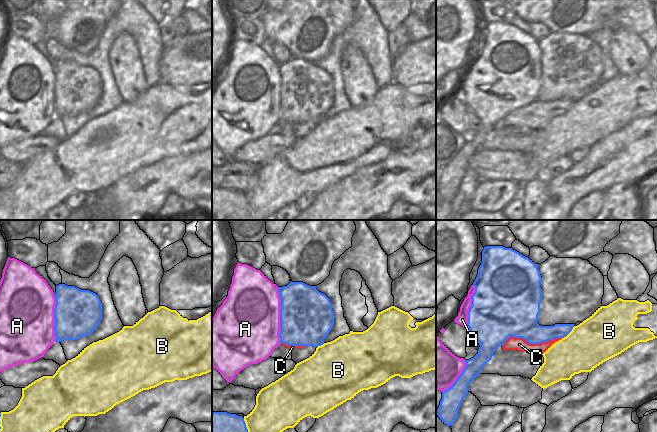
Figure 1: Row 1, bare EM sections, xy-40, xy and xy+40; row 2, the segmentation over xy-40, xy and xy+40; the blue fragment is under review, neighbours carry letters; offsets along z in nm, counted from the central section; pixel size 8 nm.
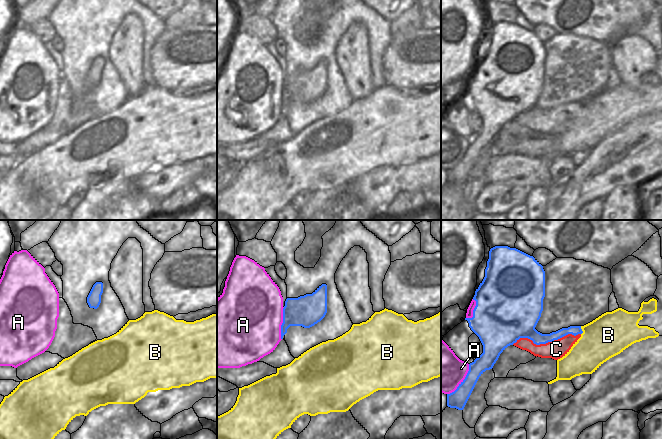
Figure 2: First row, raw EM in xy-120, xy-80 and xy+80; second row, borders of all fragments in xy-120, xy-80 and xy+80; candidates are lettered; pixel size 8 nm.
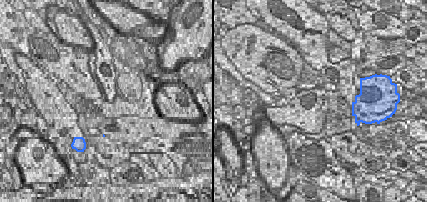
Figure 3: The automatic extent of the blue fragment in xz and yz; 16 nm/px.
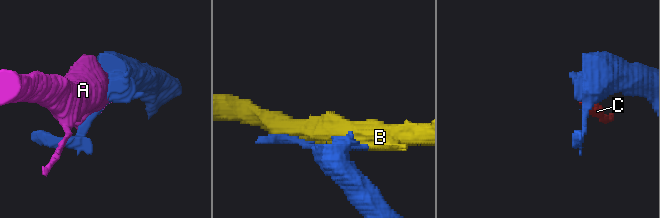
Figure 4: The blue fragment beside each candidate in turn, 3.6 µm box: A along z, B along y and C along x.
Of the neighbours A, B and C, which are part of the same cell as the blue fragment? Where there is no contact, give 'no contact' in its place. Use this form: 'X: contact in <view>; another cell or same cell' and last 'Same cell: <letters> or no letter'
A: contact in xy; same cell
B: contact in xy; another cell
C: contact in xy+40; another cell
Same cell: A

